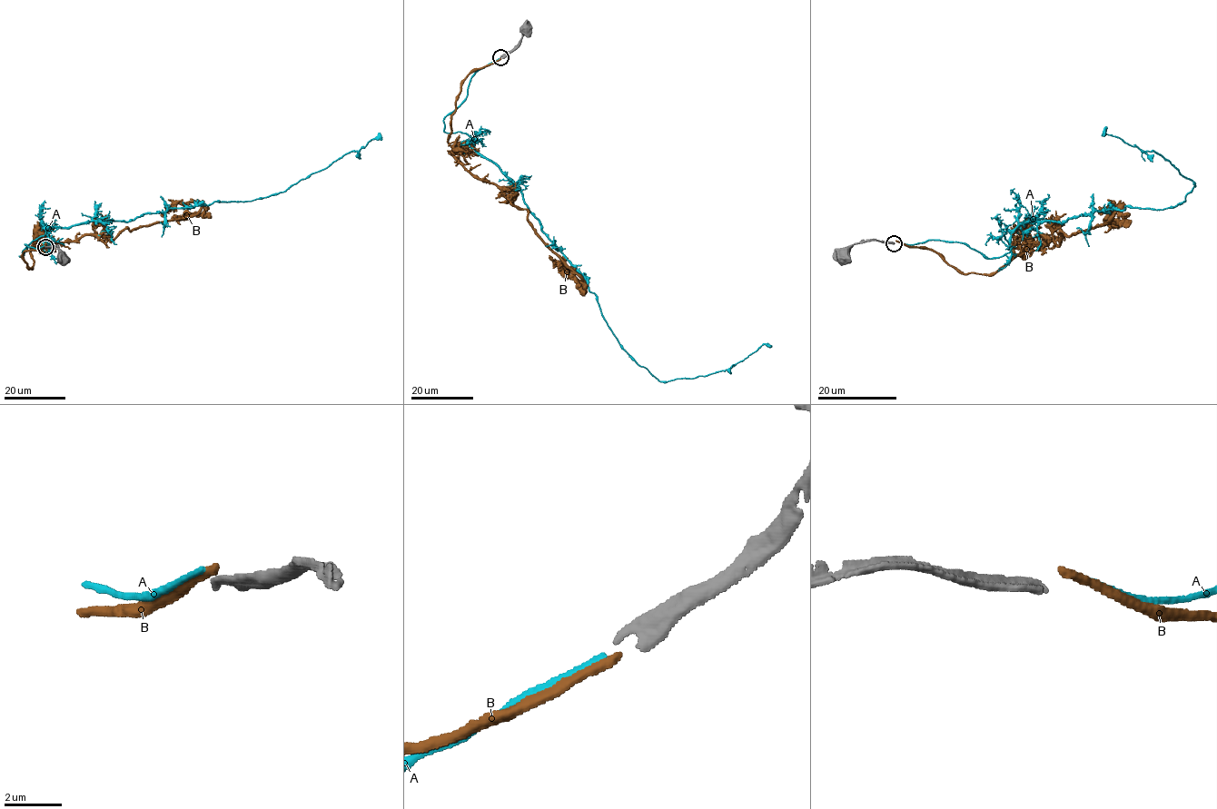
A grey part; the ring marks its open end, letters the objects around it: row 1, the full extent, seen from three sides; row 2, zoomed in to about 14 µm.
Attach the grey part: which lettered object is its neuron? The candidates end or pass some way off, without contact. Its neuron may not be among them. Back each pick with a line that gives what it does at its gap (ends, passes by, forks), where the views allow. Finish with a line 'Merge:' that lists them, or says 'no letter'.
Merge: no letter

